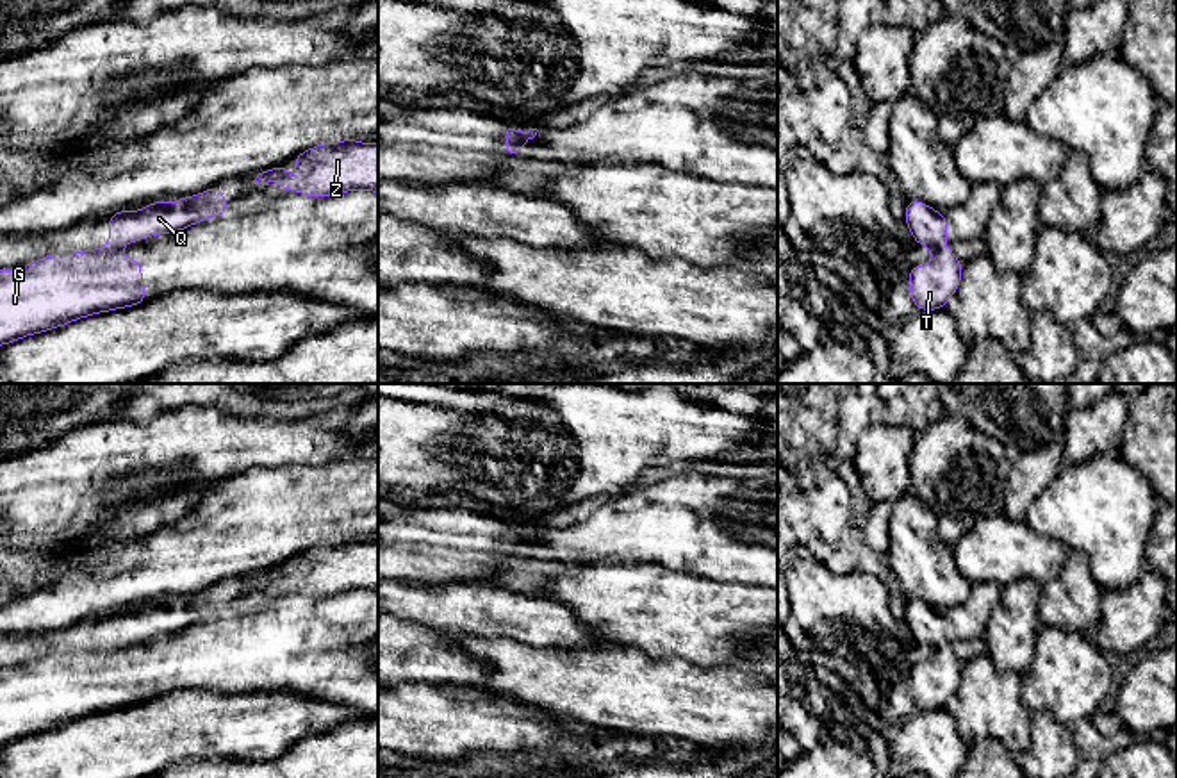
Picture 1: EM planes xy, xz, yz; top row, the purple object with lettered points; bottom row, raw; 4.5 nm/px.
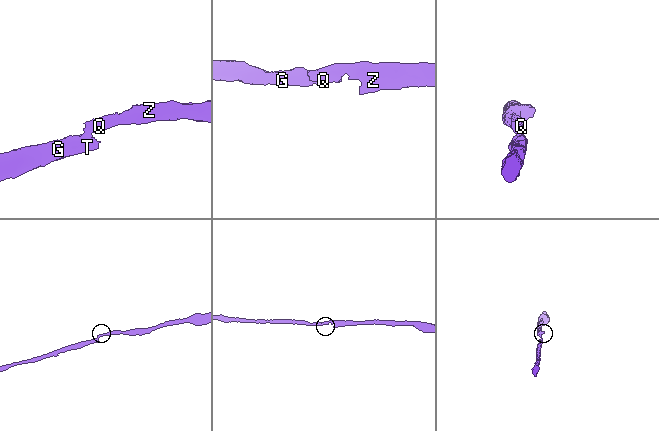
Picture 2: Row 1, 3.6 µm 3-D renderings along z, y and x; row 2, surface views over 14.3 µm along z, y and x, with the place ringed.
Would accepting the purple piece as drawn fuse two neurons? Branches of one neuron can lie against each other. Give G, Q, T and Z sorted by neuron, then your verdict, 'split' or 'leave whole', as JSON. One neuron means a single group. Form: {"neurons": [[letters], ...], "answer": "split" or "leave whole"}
{"neurons": [["G", "T"], ["Q", "Z"]], "answer": "split"}

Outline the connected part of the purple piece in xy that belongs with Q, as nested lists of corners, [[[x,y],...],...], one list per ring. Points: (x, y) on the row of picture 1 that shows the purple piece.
[[[210,187],[194,196],[182,196],[177,203],[169,198],[144,205],[143,211],[119,211],[109,216],[109,244],[123,246],[155,234],[180,232],[210,216],[225,216],[226,200],[219,187]]]

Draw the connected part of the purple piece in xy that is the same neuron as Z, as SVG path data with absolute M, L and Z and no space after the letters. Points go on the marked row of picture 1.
M351 137L341 143L323 143L301 152L296 159L296 177L287 180L287 164L259 171L253 186L276 180L287 191L307 196L330 196L346 191L378 193L378 143L358 143Z

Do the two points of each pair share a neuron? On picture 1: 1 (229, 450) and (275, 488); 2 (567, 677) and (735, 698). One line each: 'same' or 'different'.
1: different
2: same

